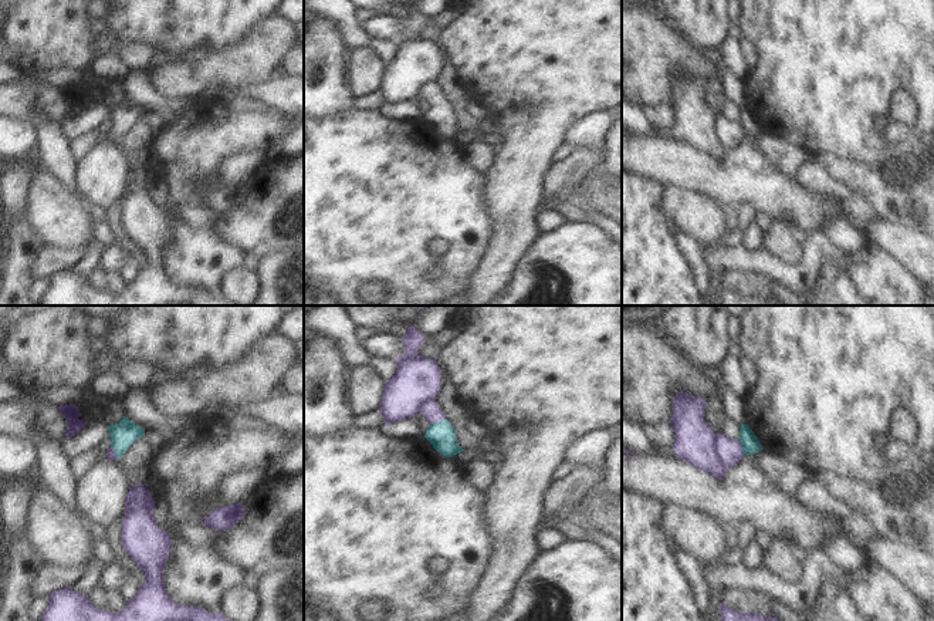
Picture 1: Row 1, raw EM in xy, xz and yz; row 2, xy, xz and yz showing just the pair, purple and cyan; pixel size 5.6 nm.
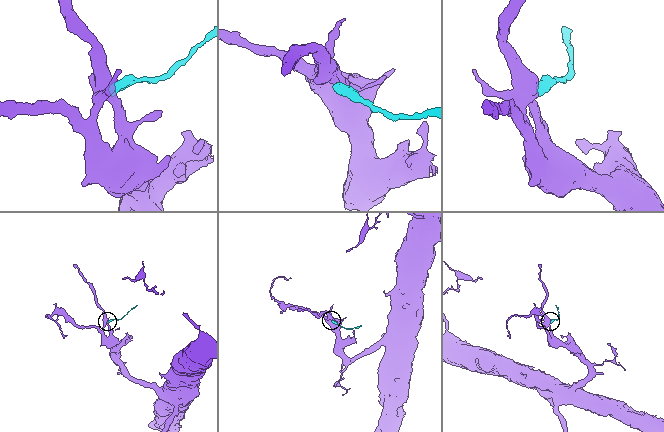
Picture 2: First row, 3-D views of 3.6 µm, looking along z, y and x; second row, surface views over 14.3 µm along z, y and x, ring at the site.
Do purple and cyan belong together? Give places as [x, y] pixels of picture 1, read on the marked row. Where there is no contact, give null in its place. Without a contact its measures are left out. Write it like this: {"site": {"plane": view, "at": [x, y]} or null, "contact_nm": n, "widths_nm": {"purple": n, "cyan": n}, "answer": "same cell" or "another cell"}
{"site": {"plane": "xz", "at": [437, 421]}, "contact_nm": 100, "widths_nm": {"purple": 280, "cyan": 150}, "answer": "same cell"}

